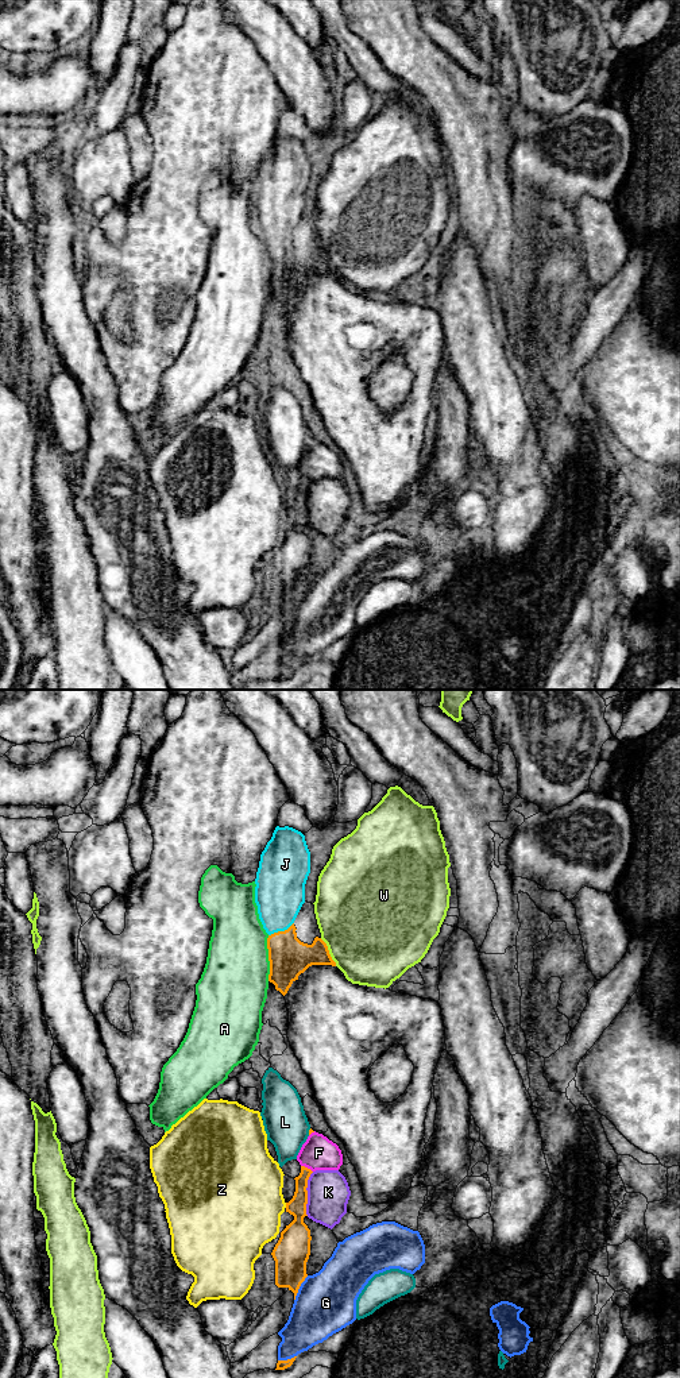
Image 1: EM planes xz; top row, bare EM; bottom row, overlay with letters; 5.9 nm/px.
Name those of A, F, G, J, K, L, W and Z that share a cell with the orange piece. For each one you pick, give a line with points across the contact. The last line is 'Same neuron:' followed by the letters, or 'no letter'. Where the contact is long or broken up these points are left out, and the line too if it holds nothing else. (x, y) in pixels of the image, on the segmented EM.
J: across xz (289, 957), (282, 944), (281, 931), (279, 894)
Same neuron: J

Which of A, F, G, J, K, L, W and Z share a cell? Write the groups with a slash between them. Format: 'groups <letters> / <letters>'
groups A / F K / G / J / L / W / Z

